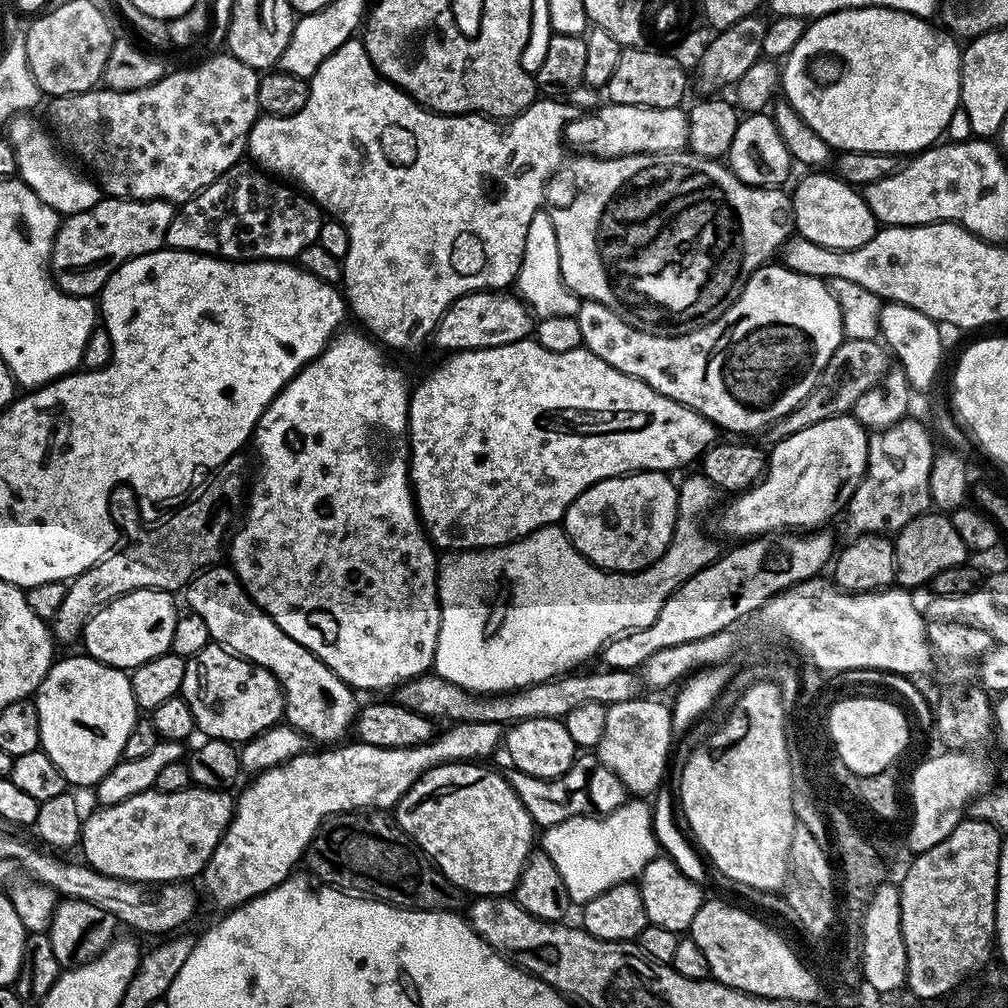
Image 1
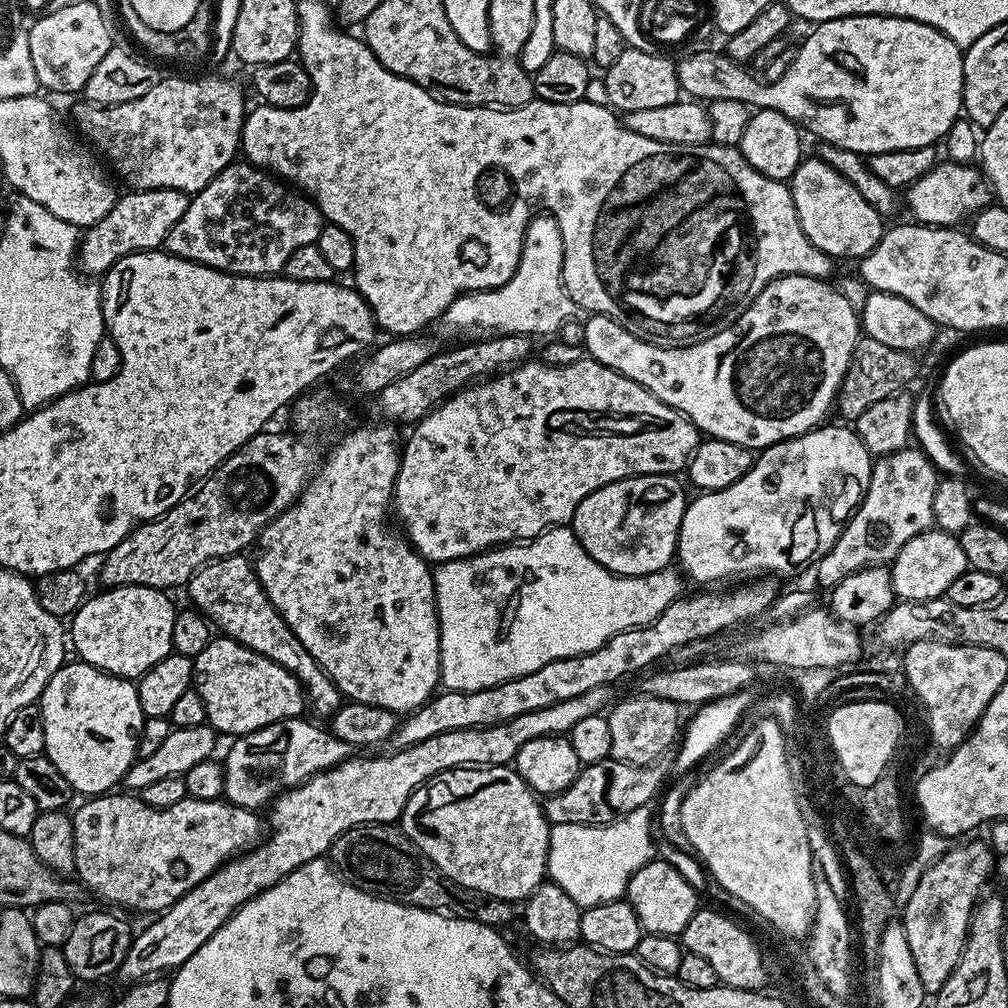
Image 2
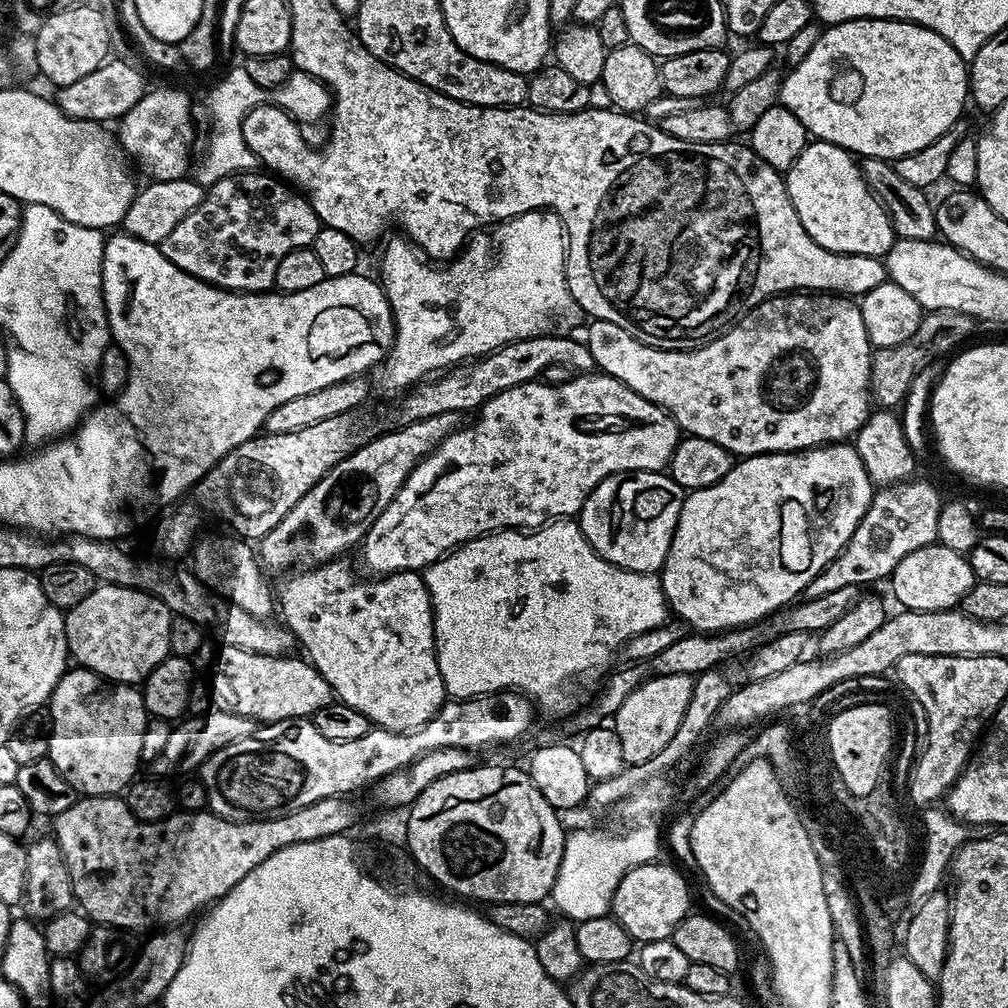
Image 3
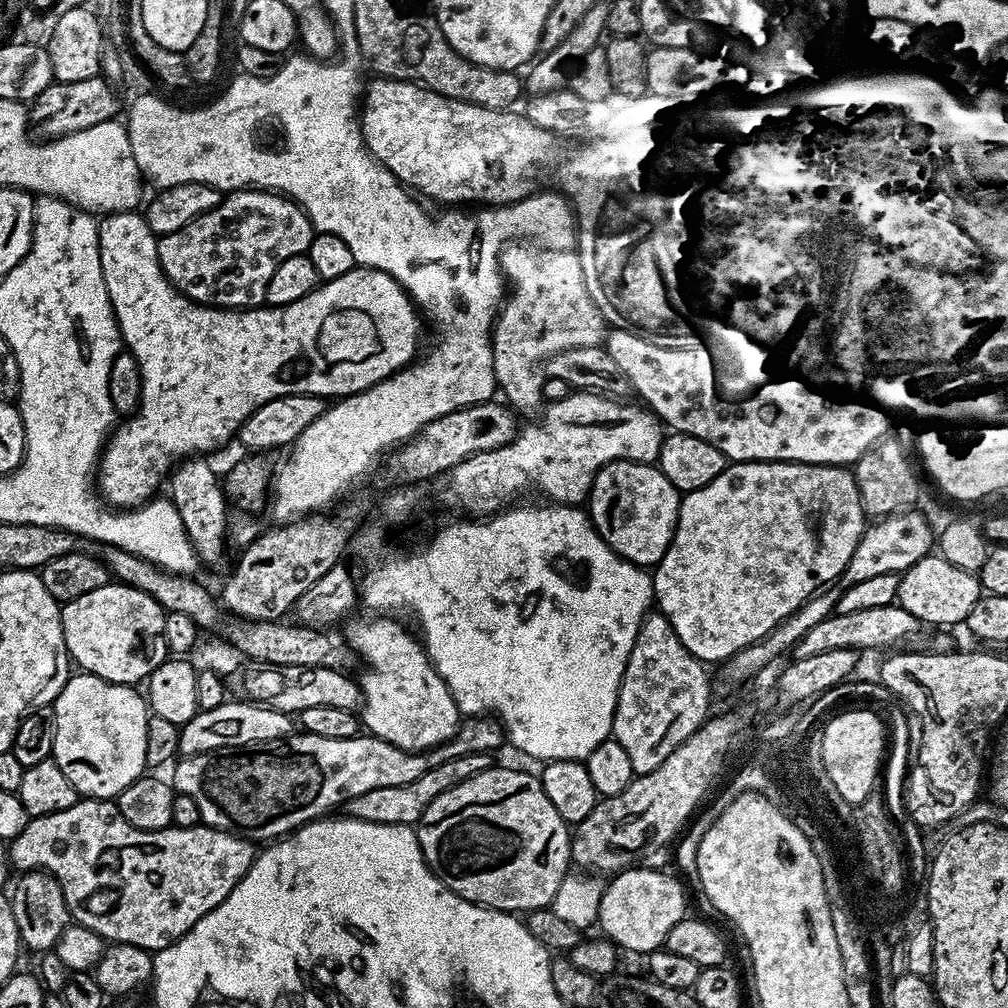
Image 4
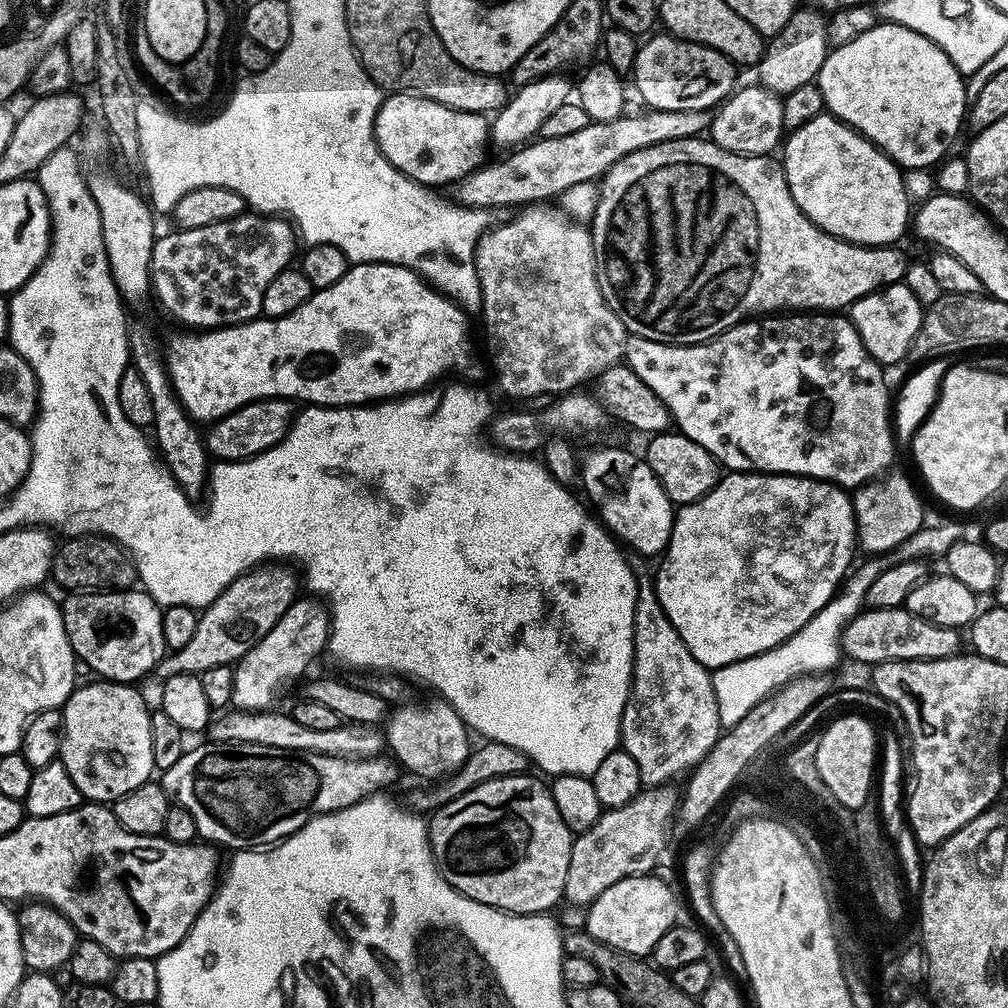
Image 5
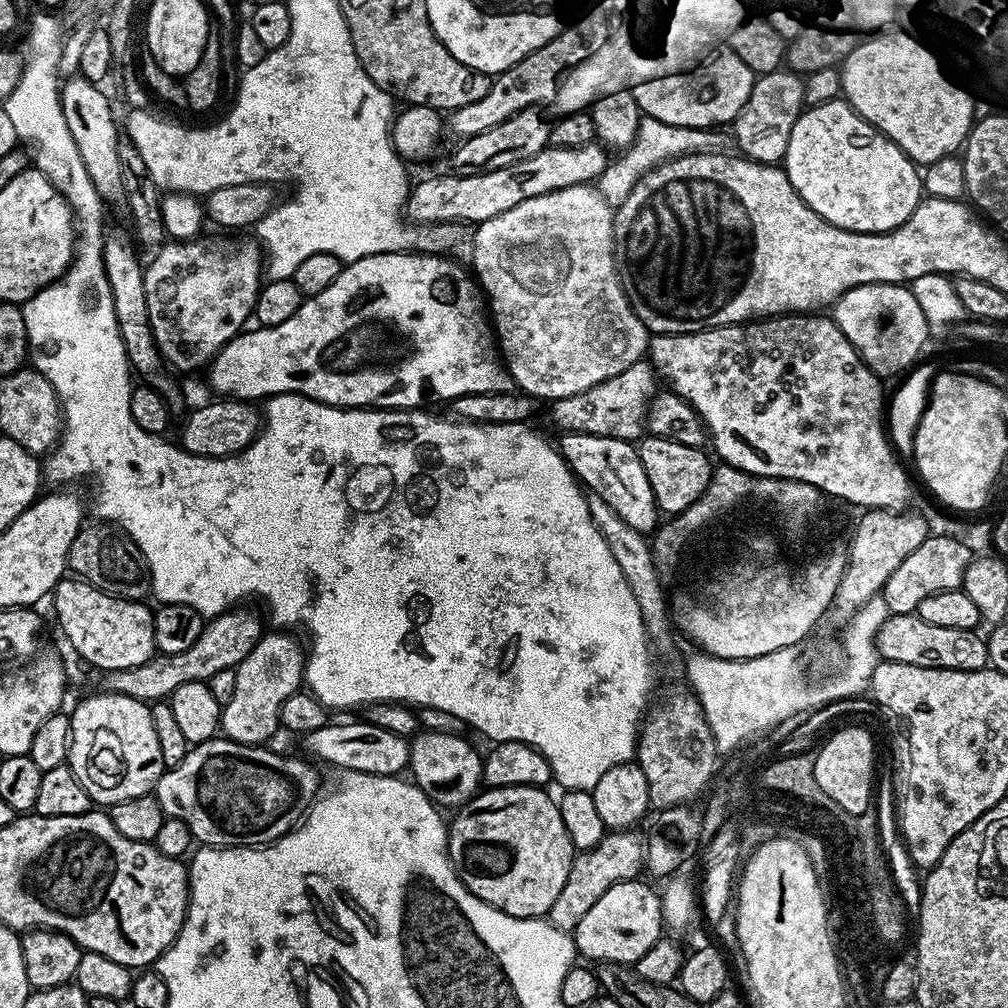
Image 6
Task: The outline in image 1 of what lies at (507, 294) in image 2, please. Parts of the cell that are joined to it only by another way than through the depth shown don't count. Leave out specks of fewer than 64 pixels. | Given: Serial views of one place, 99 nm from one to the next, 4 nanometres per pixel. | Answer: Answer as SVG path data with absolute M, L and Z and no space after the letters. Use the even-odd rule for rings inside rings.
M544 210L536 212L530 222L524 247L524 262L514 281L514 288L520 299L530 306L537 317L575 316L580 311L582 300L573 289L572 293L564 285L566 272L562 267L560 240L556 237L555 222L546 213Z

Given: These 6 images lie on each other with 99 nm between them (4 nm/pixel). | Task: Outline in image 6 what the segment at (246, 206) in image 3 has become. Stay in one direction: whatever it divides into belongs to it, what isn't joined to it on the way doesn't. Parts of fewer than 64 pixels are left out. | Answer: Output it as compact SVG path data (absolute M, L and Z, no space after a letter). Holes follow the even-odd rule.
M193 238L190 240L172 240L165 242L159 249L151 253L152 261L147 261L144 268L144 285L146 286L146 310L150 310L150 326L152 333L156 339L156 345L163 356L165 365L177 368L180 372L192 372L195 368L203 369L205 366L212 363L212 359L219 354L229 342L236 336L240 335L244 324L247 320L253 319L256 311L256 299L262 287L264 276L264 260L266 261L265 253L262 251L261 245L255 239L236 240L232 244L232 249L229 252L224 252L224 248L220 244L215 244L212 240L204 240L205 238Z

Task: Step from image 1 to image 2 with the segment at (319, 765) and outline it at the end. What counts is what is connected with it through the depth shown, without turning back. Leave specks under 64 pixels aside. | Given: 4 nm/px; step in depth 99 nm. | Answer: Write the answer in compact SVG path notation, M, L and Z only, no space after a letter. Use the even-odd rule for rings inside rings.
M594 686L594 690L586 690L586 694L578 694L578 698L570 698L566 702L558 702L542 710L530 710L530 714L518 714L518 718L510 718L508 724L434 734L434 738L426 738L426 742L418 742L409 748L396 748L389 756L356 754L340 764L335 764L333 768L327 768L324 772L310 777L305 784L280 793L270 805L272 833L269 834L268 841L266 836L263 842L228 860L221 868L214 870L214 874L210 874L202 882L198 882L198 886L194 886L182 898L178 898L163 914L157 915L153 919L156 920L153 924L146 925L141 932L137 931L132 937L132 945L126 958L118 964L121 982L124 986L131 986L141 980L156 978L182 967L247 900L253 900L255 896L262 894L294 870L298 870L298 866L321 859L331 849L333 842L346 830L359 824L395 825L404 813L406 802L415 788L425 784L438 773L448 772L452 768L493 768L511 765L518 750L526 746L526 742L534 742L534 738L553 734L567 734L572 731L573 726L582 722L582 718L601 715L613 703L612 692L613 689L609 686Z

